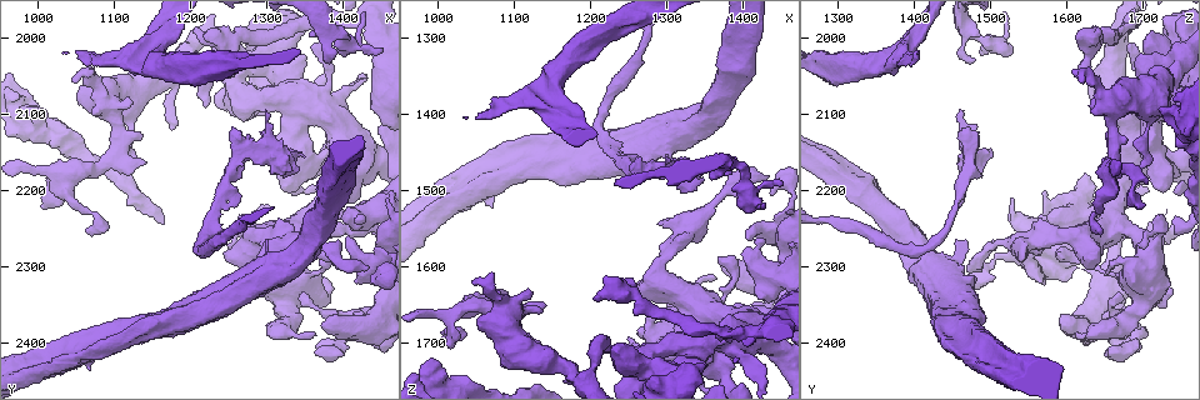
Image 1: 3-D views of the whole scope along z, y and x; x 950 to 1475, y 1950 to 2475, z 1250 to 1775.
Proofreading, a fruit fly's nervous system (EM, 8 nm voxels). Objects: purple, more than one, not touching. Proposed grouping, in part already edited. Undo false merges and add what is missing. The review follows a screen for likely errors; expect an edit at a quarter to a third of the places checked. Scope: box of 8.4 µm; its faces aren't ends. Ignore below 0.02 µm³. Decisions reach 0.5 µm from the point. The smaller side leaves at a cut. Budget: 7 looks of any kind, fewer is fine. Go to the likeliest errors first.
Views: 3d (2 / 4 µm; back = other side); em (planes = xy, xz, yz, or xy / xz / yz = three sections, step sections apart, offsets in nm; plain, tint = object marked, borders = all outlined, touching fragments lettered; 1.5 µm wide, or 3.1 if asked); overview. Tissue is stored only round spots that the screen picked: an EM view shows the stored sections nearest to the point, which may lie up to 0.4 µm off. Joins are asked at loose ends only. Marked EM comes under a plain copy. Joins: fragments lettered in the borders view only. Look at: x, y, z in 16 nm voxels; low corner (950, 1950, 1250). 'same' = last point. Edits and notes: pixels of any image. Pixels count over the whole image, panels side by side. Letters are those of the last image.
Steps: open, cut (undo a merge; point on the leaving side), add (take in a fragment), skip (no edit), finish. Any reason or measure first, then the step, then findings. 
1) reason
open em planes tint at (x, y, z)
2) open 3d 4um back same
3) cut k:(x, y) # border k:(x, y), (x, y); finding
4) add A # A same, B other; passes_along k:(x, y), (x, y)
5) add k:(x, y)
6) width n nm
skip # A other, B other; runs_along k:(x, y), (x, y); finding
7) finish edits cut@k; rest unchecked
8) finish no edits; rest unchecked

an open end
open 3d 4um at (990, 2090, 1720)

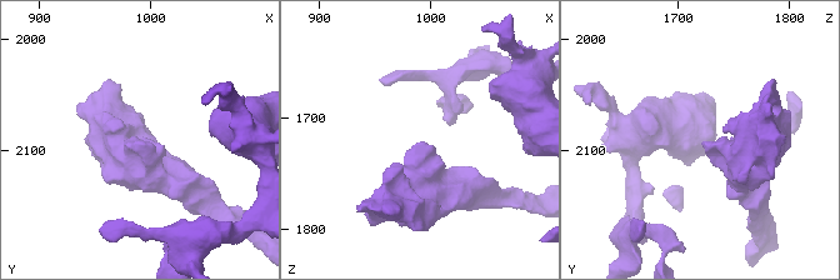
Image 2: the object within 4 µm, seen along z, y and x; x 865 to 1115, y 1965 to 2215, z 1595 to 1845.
need the tissue
open em xz step 4 tint at (988, 2094, 1722)

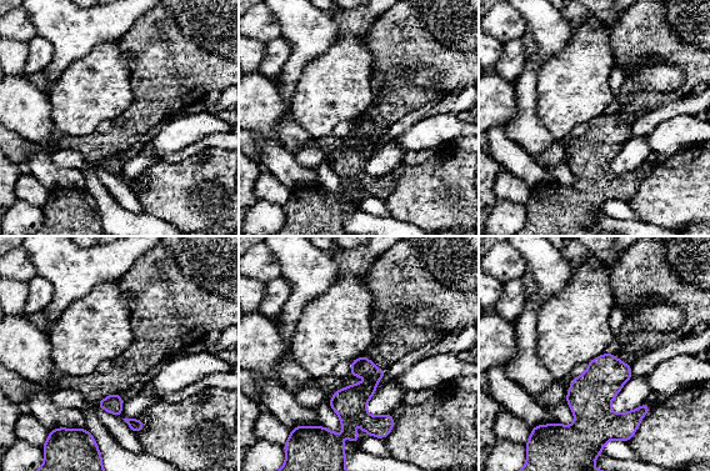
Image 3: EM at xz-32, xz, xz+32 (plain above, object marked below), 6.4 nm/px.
open em planes borders same

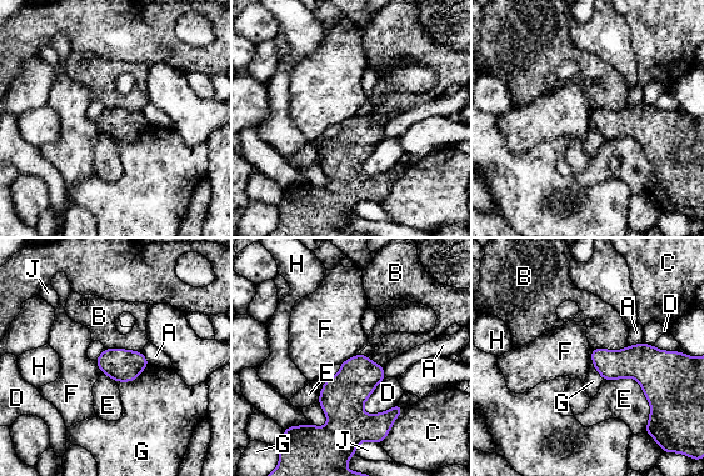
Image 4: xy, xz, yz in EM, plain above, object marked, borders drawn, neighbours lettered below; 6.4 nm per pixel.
skip # A other, B other, C other, D other, E other, F other, G other, H other, J other; border 4:(360, 352), (339, 364); none of them fits

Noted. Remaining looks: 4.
tapers out
open em planes borders at (1010, 2220, 1700)

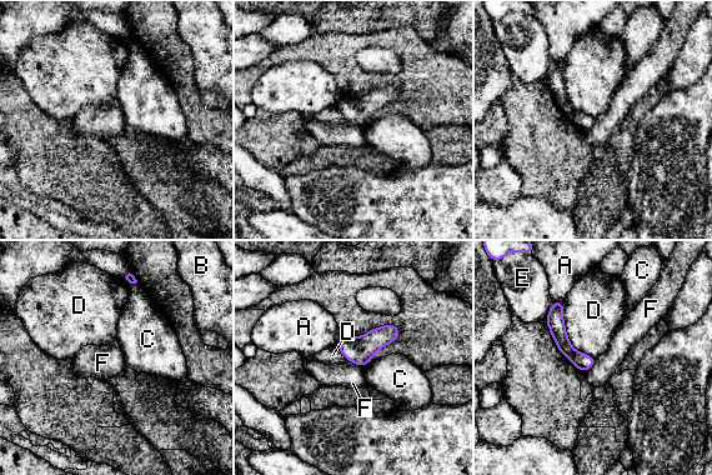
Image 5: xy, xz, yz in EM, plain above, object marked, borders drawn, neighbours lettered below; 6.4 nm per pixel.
width 110 nm
skip # A other, B other, C other, D other, E other, F other; border 5:(563, 303), (570, 344), (595, 359); none of them fits

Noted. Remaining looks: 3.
arms part here
open em yz step 8 tint at (1100, 2395, 1470)

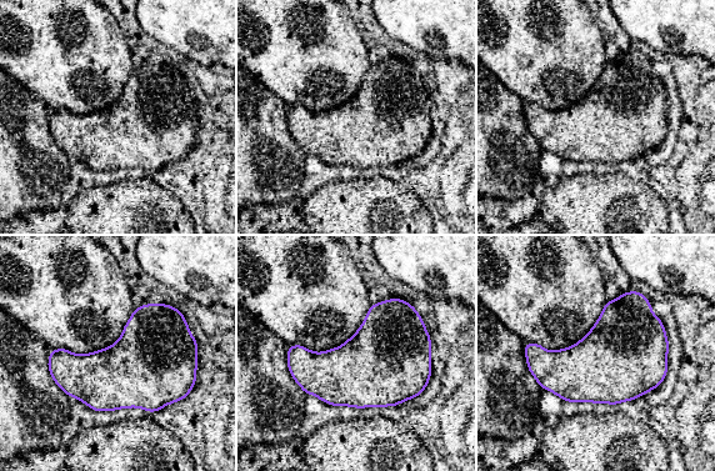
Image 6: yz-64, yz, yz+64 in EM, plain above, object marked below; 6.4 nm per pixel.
open em xy step 8 borders same

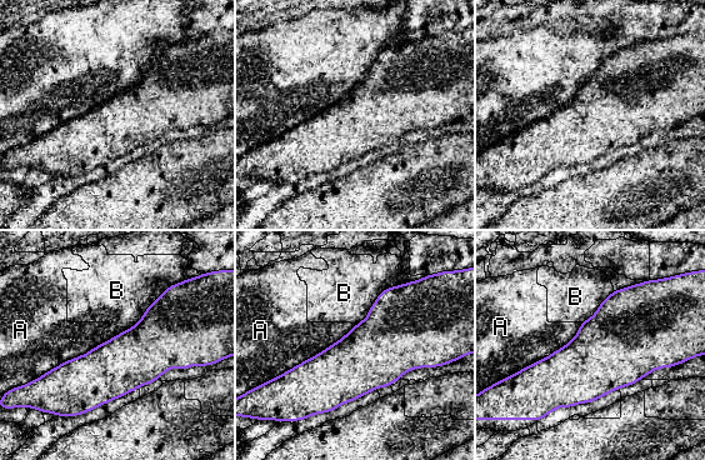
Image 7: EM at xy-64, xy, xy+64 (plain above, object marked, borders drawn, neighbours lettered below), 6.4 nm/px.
longest_contact A 600 nm
skip # A other, B other; border 7:(353, 328), (321, 351), (275, 378); one neuron here

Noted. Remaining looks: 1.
finish no edits; rest unchecked

